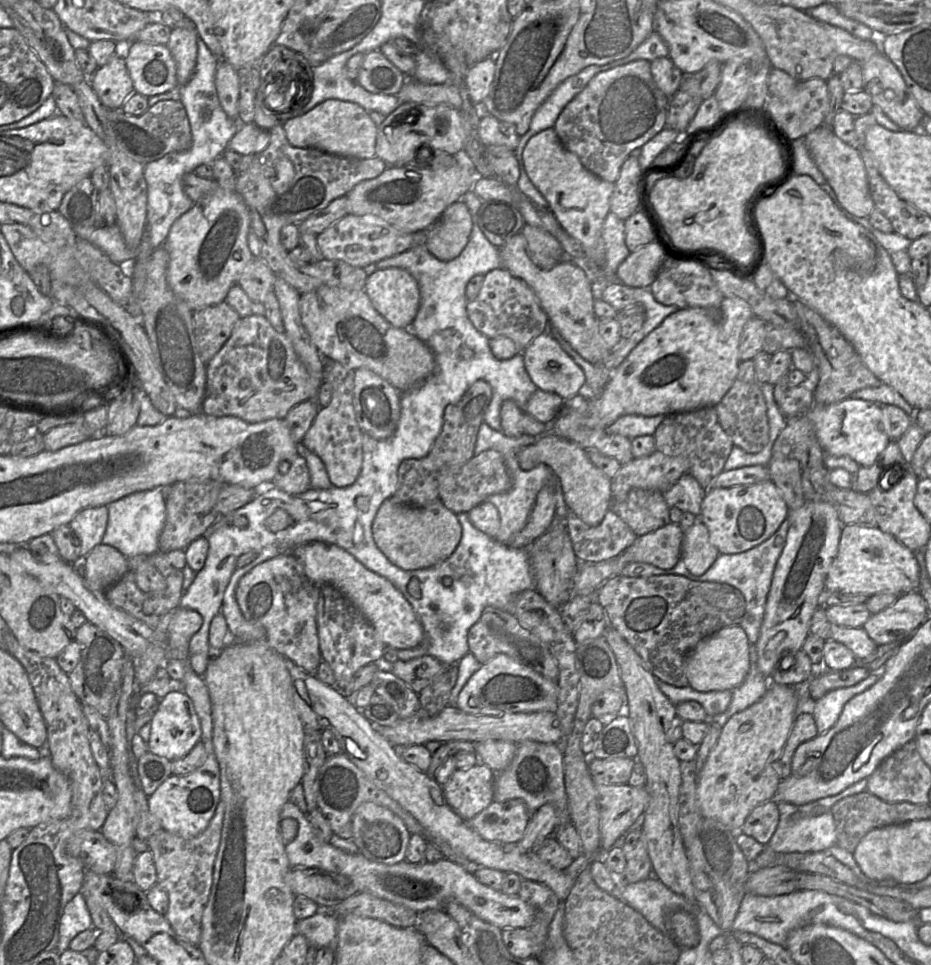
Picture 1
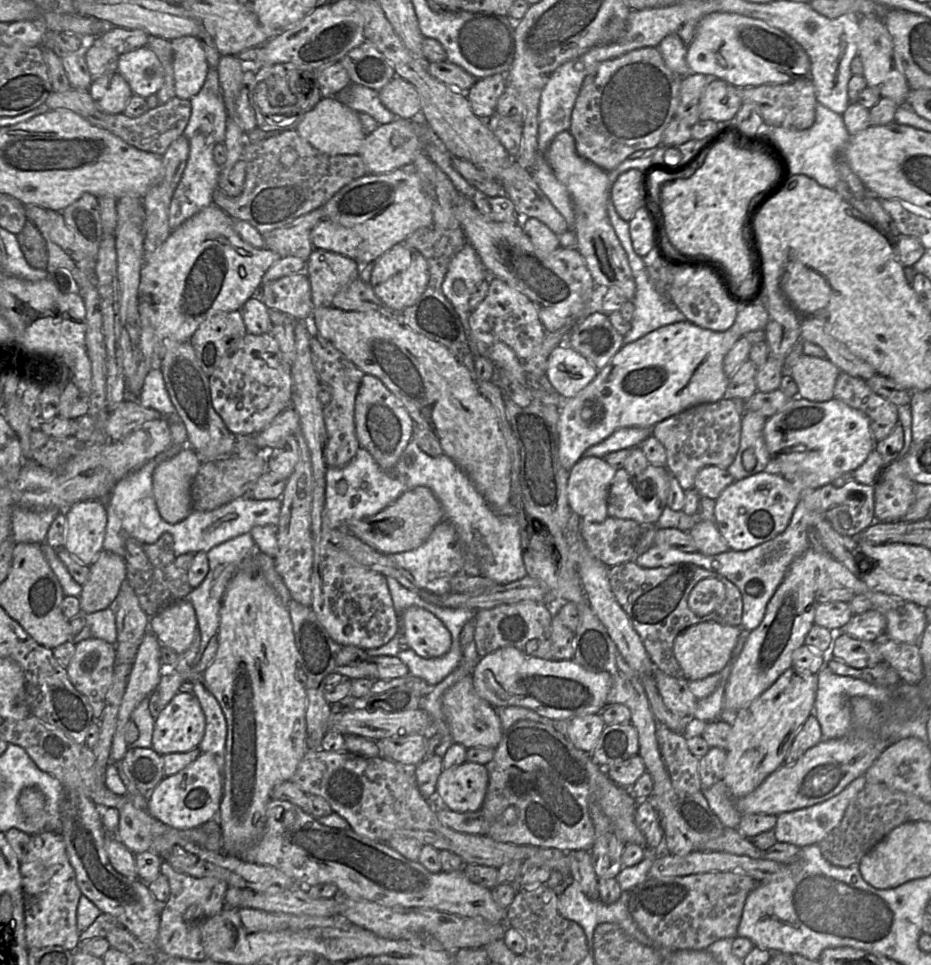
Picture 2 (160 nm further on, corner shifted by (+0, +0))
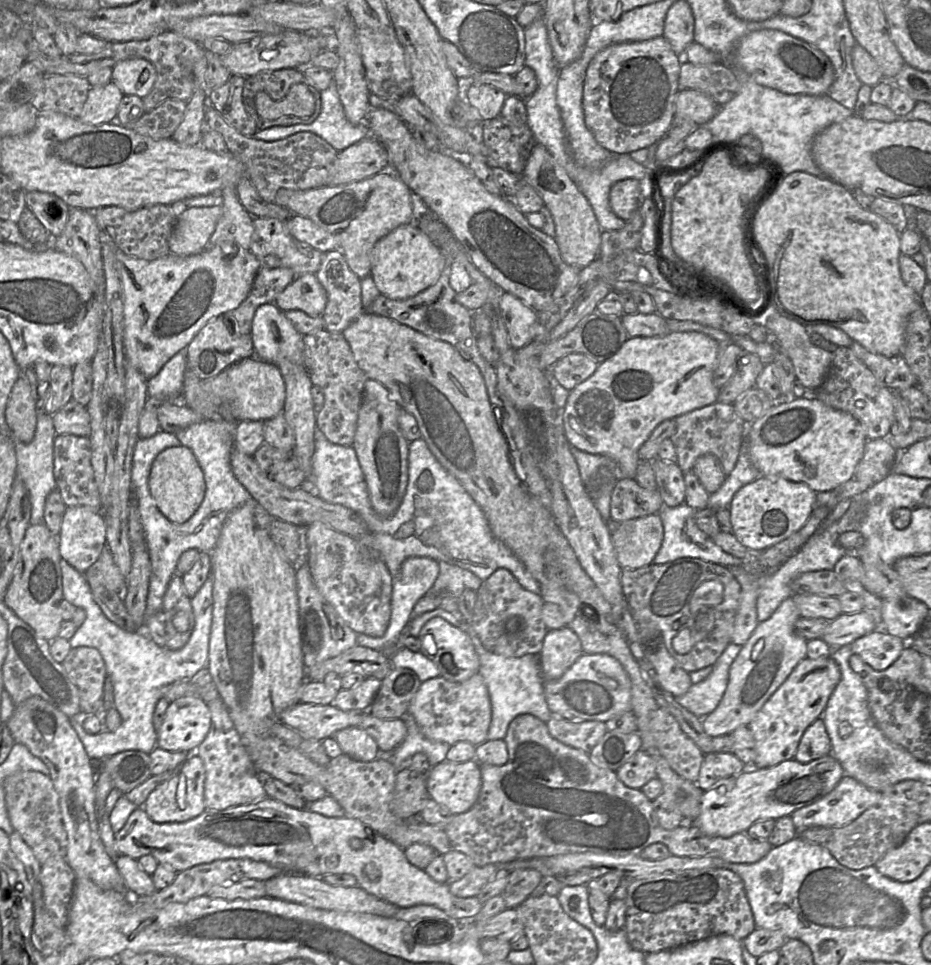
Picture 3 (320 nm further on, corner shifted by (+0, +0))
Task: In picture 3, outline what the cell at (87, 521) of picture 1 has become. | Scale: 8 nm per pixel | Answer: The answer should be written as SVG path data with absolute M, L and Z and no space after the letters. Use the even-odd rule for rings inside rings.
M70 506L58 536L61 558L80 573L88 570L106 545L106 522L101 510Z

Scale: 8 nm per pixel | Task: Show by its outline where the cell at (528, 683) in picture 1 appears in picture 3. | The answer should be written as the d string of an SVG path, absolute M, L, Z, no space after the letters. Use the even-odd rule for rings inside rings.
M583 653L562 677L544 682L553 716L574 721L602 721L631 711L631 682L621 663L608 654Z

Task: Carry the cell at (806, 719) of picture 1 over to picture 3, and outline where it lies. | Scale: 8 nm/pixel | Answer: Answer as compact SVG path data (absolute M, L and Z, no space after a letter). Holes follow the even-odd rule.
M819 717L804 731L794 758L808 763L830 753L831 741L822 717Z

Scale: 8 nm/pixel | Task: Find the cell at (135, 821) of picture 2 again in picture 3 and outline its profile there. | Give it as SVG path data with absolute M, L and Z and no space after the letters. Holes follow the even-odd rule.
M265 798L257 803L239 805L225 810L205 810L199 816L185 822L155 823L144 809L136 808L122 829L115 834L115 845L119 854L139 859L152 855L159 864L171 867L177 873L198 864L223 859L251 859L267 862L282 868L288 873L313 877L327 874L351 874L357 879L357 886L401 908L416 905L433 905L452 918L471 919L482 909L483 903L475 897L461 898L450 892L448 883L434 881L423 869L412 865L405 856L404 849L365 826L360 820L349 816L326 817L307 808L296 809L274 799ZM351 840L362 840L362 846L355 849Z

